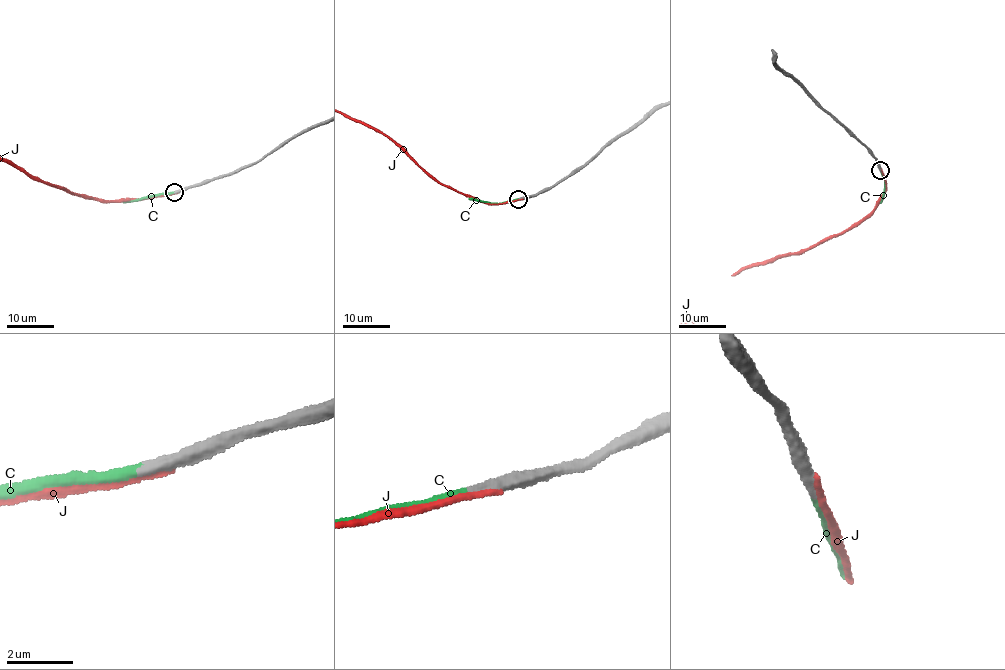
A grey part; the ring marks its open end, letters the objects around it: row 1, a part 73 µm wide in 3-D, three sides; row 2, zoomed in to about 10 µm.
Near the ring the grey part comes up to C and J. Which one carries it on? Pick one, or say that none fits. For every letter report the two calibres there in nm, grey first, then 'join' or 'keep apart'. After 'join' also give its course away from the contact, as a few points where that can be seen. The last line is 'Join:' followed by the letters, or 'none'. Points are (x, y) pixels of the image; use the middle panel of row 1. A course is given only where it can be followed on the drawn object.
C: 340/220 nm | join | via (519, 199), (495, 203), (468, 198)
J: 420/240 nm | keep apart
Join: C

